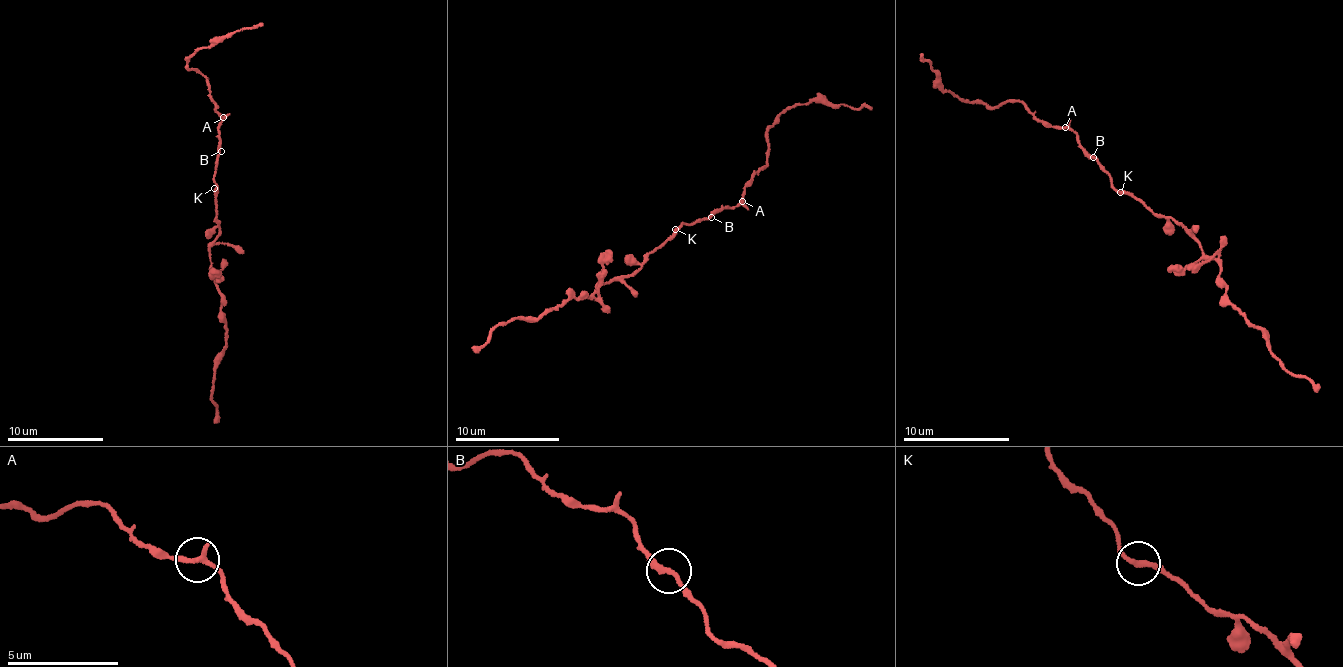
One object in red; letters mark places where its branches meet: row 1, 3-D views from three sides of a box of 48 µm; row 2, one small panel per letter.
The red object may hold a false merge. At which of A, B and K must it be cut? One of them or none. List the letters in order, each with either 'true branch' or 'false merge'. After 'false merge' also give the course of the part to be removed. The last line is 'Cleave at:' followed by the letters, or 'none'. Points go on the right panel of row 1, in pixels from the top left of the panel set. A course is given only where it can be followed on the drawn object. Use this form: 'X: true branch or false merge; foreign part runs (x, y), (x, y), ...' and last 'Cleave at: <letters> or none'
A: true branch
B: true branch
K: true branch
Cleave at: none

